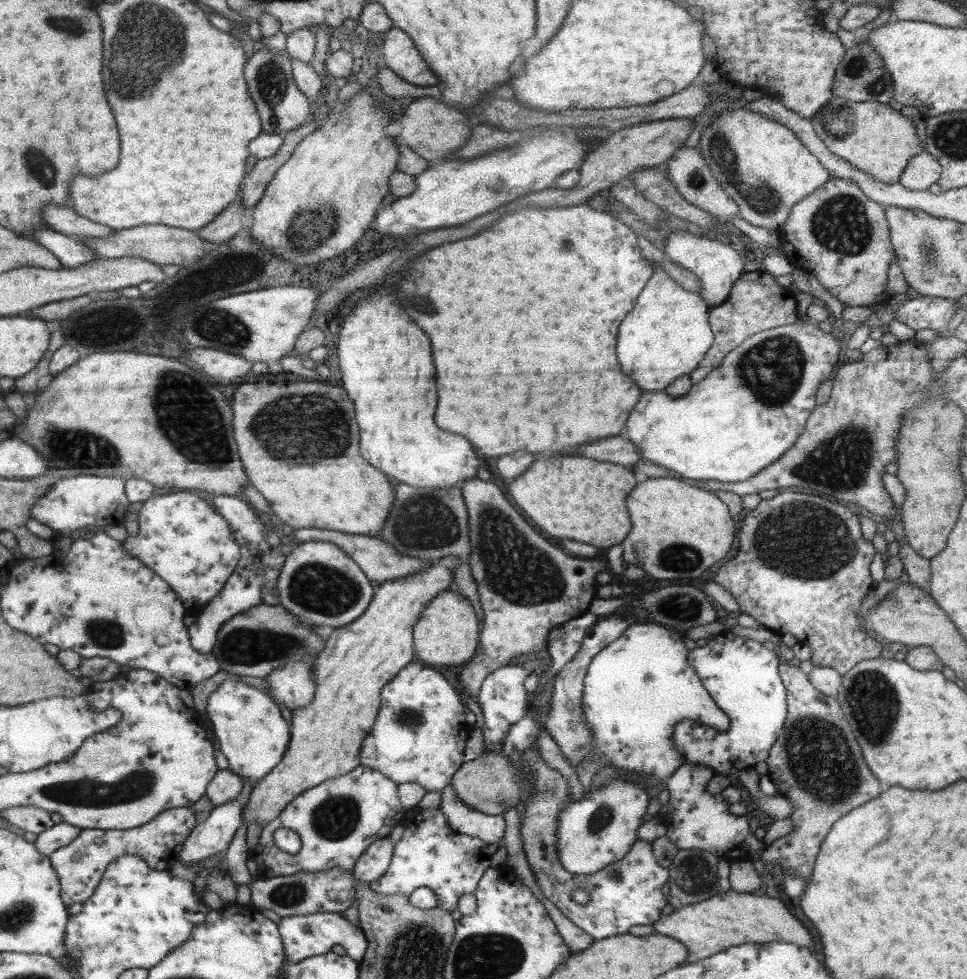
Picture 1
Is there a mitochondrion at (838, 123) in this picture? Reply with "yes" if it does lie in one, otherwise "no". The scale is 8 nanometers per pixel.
yes

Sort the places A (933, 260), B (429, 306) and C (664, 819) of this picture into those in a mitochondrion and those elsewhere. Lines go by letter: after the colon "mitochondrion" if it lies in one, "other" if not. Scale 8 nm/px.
A: mitochondrion
B: mitochondrion
C: other

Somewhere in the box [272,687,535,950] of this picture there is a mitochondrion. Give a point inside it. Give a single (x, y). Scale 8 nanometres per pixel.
(335, 817)

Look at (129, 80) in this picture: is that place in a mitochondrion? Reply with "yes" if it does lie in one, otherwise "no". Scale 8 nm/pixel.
yes

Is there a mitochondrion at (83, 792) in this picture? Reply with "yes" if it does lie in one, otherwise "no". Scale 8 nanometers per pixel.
yes

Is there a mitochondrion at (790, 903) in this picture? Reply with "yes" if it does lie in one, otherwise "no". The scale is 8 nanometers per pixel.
no

